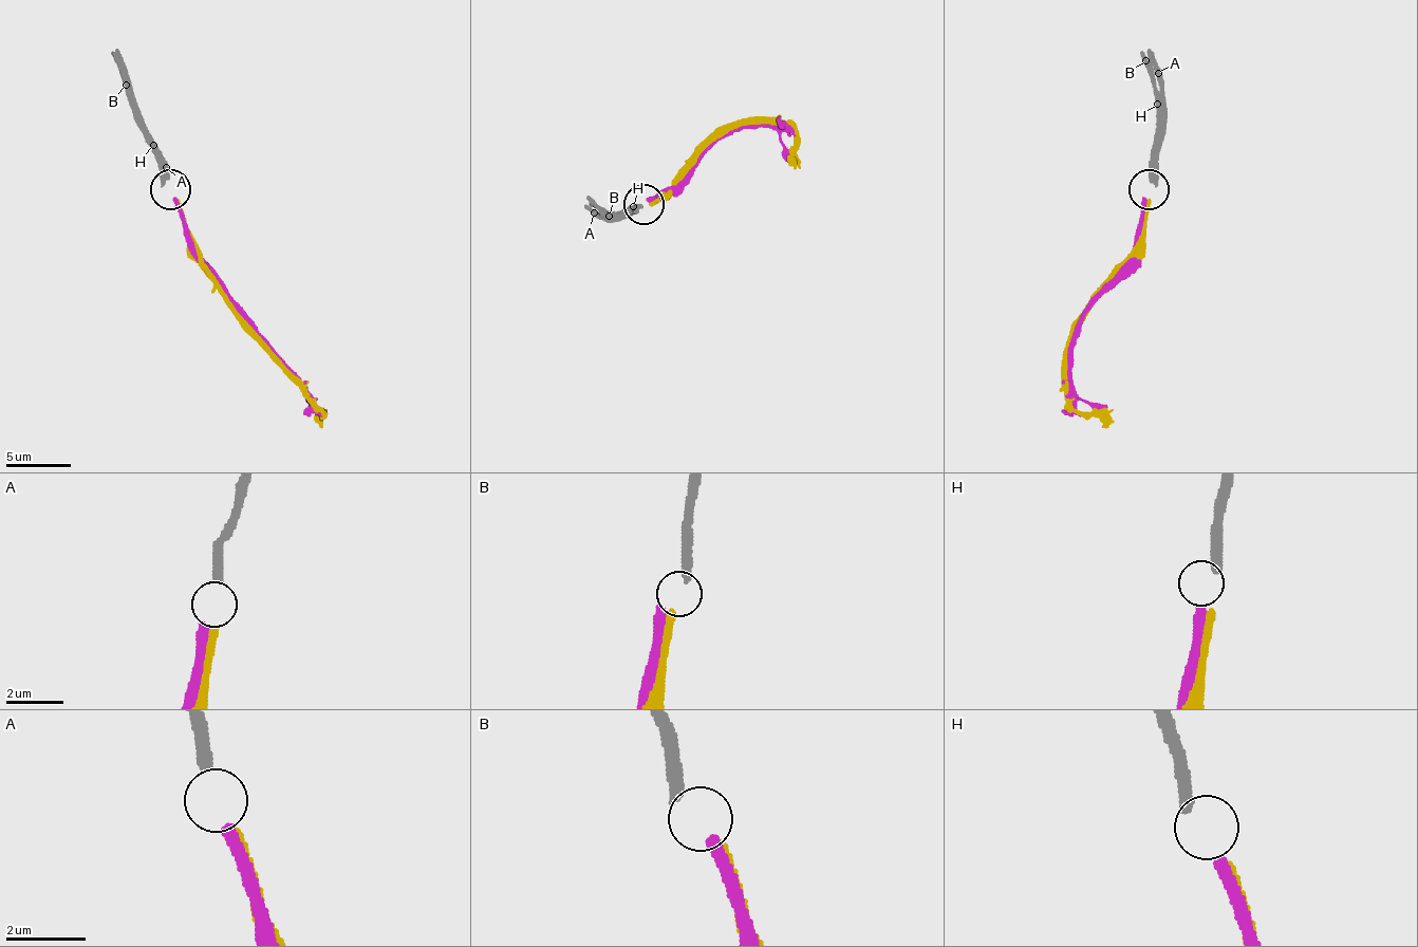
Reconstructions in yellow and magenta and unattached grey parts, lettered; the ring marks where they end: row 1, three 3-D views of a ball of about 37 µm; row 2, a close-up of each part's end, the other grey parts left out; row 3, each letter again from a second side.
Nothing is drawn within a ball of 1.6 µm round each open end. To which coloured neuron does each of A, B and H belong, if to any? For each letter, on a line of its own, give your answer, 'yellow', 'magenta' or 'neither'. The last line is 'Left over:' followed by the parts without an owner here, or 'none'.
A: neither
B: yellow
H: magenta
Left over: A

